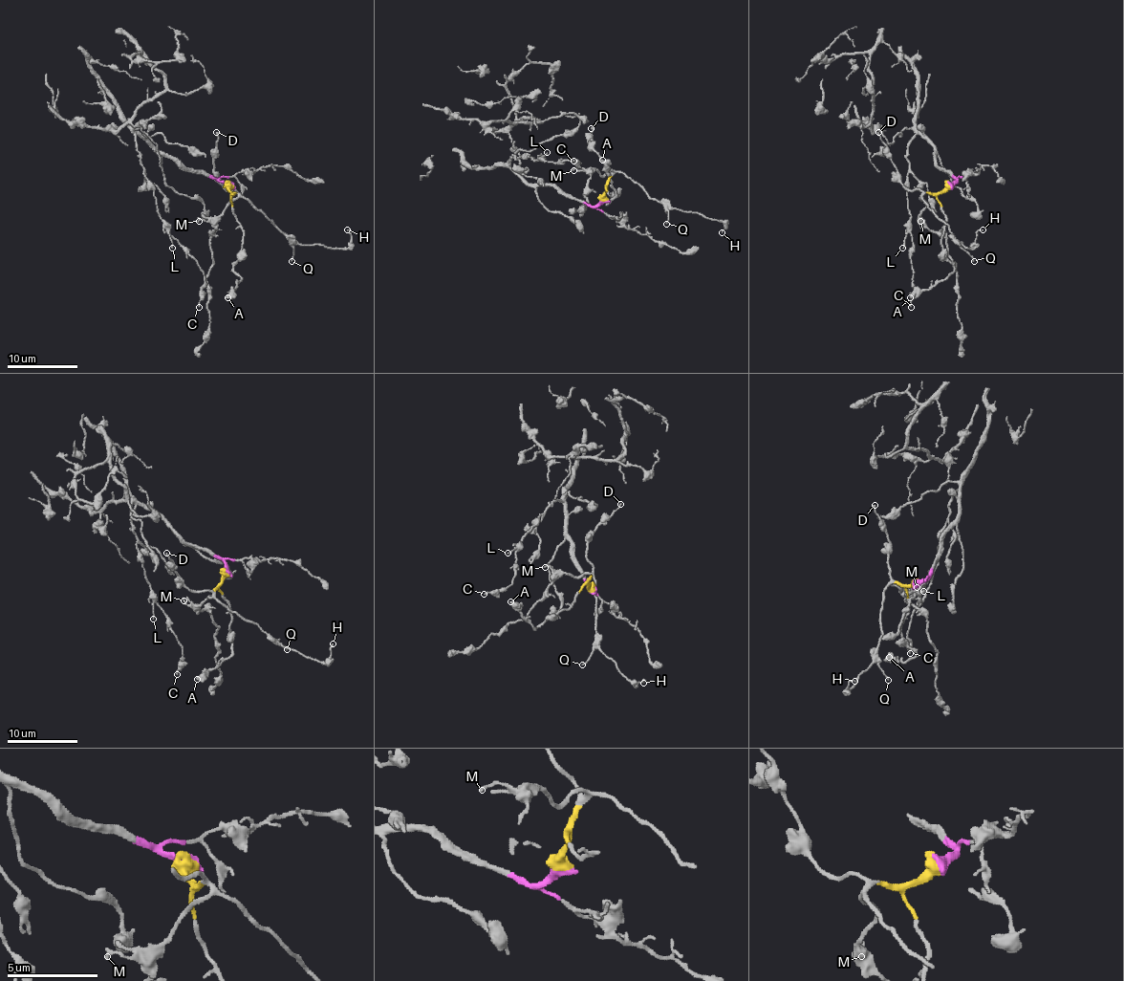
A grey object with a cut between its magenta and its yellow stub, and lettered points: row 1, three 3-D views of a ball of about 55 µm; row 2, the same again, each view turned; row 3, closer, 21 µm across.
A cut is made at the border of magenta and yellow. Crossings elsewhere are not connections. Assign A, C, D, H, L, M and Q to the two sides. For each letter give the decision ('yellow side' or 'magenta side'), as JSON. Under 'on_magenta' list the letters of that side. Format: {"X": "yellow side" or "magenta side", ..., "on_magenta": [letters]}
{"A": "yellow side", "C": "magenta side", "D": "yellow side", "H": "yellow side", "L": "magenta side", "M": "yellow side", "Q": "yellow side", "on_magenta": ["C", "L"]}

